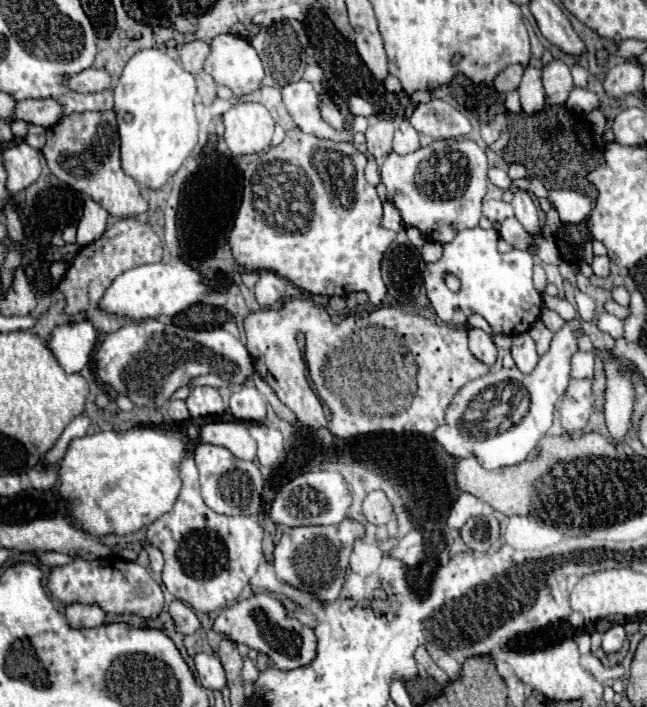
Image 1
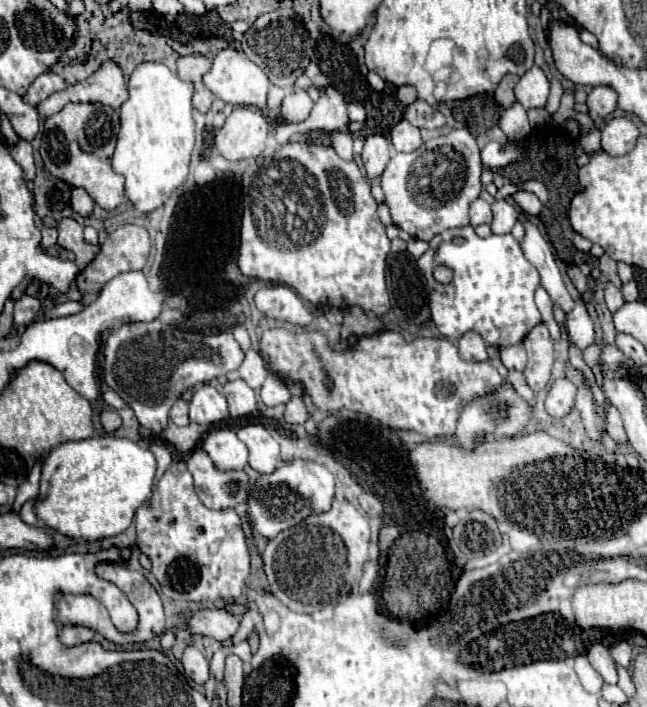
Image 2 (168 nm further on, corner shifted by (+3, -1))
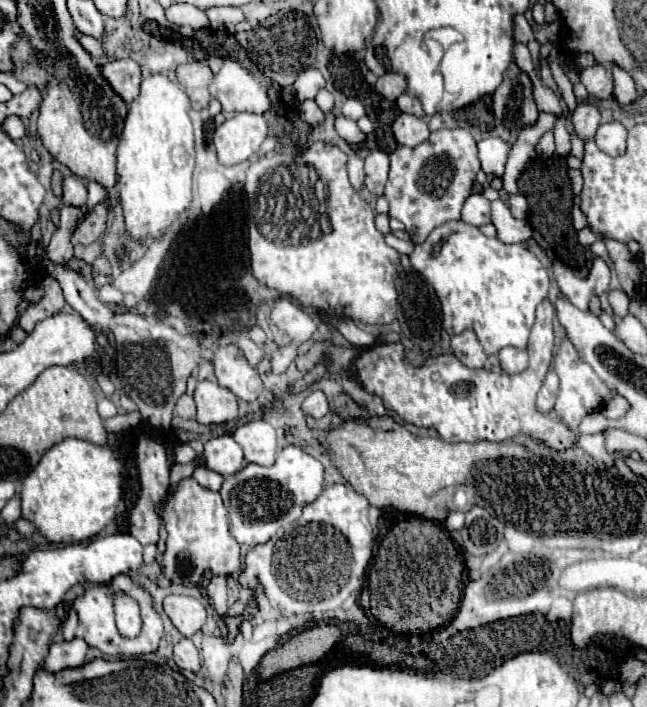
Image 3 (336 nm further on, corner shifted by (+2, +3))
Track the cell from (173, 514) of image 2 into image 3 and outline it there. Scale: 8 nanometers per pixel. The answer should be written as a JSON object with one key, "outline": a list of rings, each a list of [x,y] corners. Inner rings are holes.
{"outline":[[[192,476],[184,478],[174,492],[162,498],[158,514],[168,530],[166,550],[160,560],[166,580],[176,586],[196,588],[206,570],[210,570],[214,576],[232,576],[242,570],[244,560],[240,554],[240,544],[230,534],[230,516],[220,492],[202,488]]]}

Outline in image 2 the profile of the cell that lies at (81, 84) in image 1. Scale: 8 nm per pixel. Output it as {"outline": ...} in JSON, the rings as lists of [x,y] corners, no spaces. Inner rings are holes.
{"outline":[[[41,74],[41,76],[37,76],[35,78],[35,82],[29,86],[29,90],[25,92],[25,96],[23,96],[23,102],[25,104],[29,104],[29,106],[37,106],[39,102],[43,102],[47,96],[51,96],[51,94],[55,94],[55,92],[59,92],[59,90],[63,90],[63,88],[67,88],[69,84],[61,78],[61,76],[57,76],[57,74]]]}

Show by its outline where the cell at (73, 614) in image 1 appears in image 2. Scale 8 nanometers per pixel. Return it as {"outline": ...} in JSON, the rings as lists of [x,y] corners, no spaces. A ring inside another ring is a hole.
{"outline":[[[63,626],[63,630],[59,632],[59,640],[61,640],[63,646],[77,646],[77,644],[81,644],[81,642],[91,642],[93,636],[95,636],[93,630],[81,628],[81,626],[77,626],[77,628]]]}

